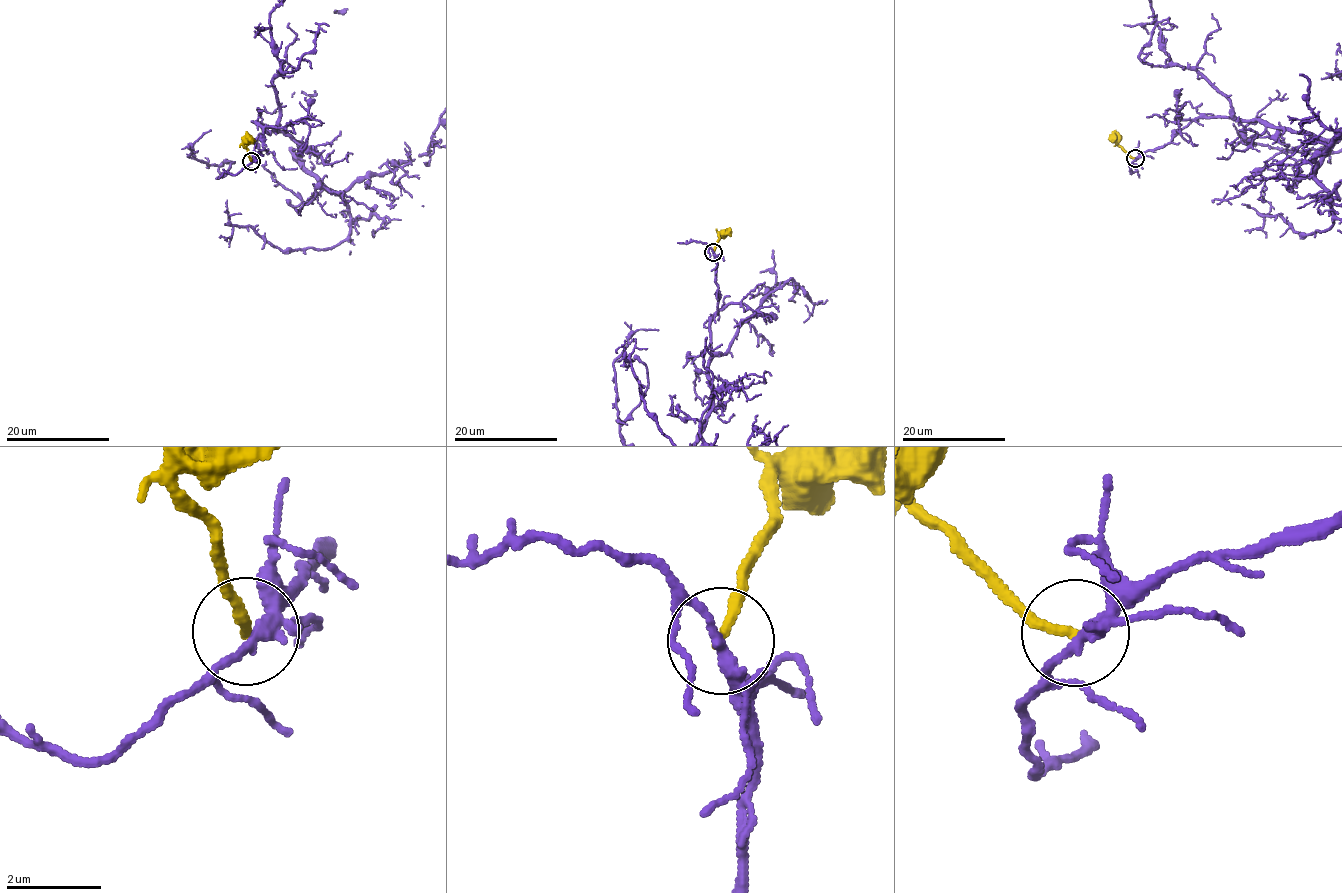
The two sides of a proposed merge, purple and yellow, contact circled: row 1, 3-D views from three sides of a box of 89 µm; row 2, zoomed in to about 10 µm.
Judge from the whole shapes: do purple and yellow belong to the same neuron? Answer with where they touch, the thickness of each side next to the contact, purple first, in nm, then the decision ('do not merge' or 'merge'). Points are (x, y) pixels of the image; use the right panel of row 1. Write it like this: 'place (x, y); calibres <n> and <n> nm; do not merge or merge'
place (1135, 158); calibres 240 and 190 nm; do not merge

